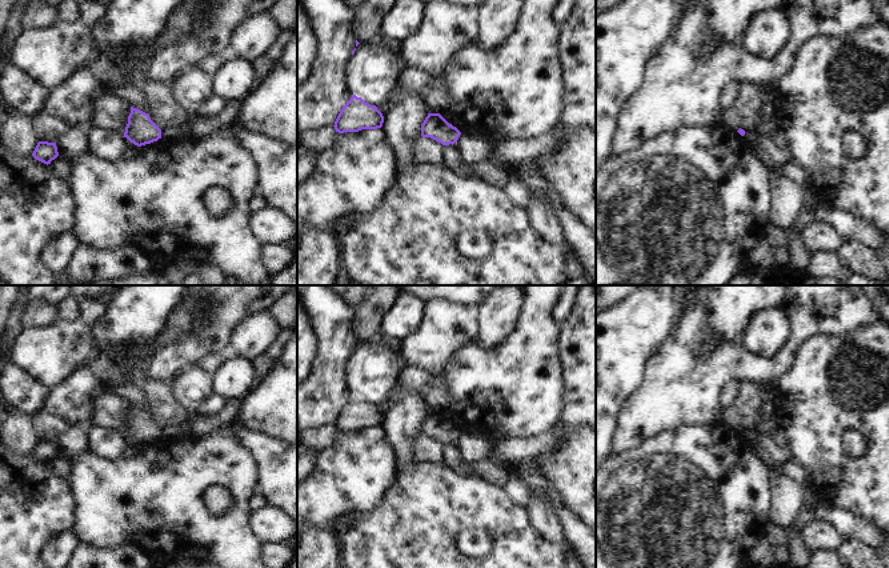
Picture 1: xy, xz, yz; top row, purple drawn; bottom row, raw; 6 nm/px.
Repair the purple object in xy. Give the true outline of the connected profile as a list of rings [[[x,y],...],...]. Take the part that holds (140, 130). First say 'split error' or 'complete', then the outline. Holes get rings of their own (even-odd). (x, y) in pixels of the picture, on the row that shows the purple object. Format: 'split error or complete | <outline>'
complete | [[[131,107],[124,137],[141,147],[161,139],[161,129],[151,120],[148,113]]]

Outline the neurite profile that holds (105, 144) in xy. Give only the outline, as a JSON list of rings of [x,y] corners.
[[[93,127],[89,132],[89,153],[101,160],[115,163],[124,157],[128,148],[124,137],[113,131]]]

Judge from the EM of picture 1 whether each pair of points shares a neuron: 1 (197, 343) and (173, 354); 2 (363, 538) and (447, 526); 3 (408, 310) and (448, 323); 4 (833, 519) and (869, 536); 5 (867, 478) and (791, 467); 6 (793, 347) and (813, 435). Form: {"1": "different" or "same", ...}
{"1": "same", "2": "same", "3": "different", "4": "same", "5": "different", "6": "different"}

